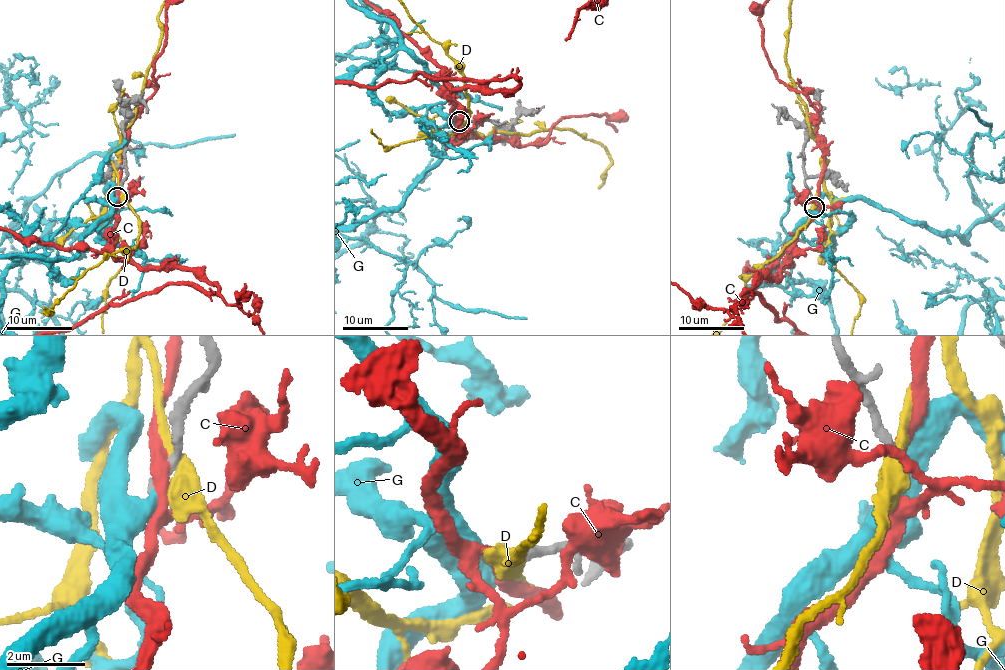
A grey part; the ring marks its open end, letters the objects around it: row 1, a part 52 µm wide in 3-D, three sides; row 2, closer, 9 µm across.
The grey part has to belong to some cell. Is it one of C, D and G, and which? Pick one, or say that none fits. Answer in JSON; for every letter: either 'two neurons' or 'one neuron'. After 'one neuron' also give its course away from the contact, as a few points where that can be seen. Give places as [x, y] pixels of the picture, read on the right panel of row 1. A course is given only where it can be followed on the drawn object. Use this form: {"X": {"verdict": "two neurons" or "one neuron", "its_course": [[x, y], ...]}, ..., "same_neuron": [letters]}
{"C": {"verdict": "two neurons"}, "D": {"verdict": "two neurons"}, "G": {"verdict": "one neuron"}, "same_neuron": ["G"]}

